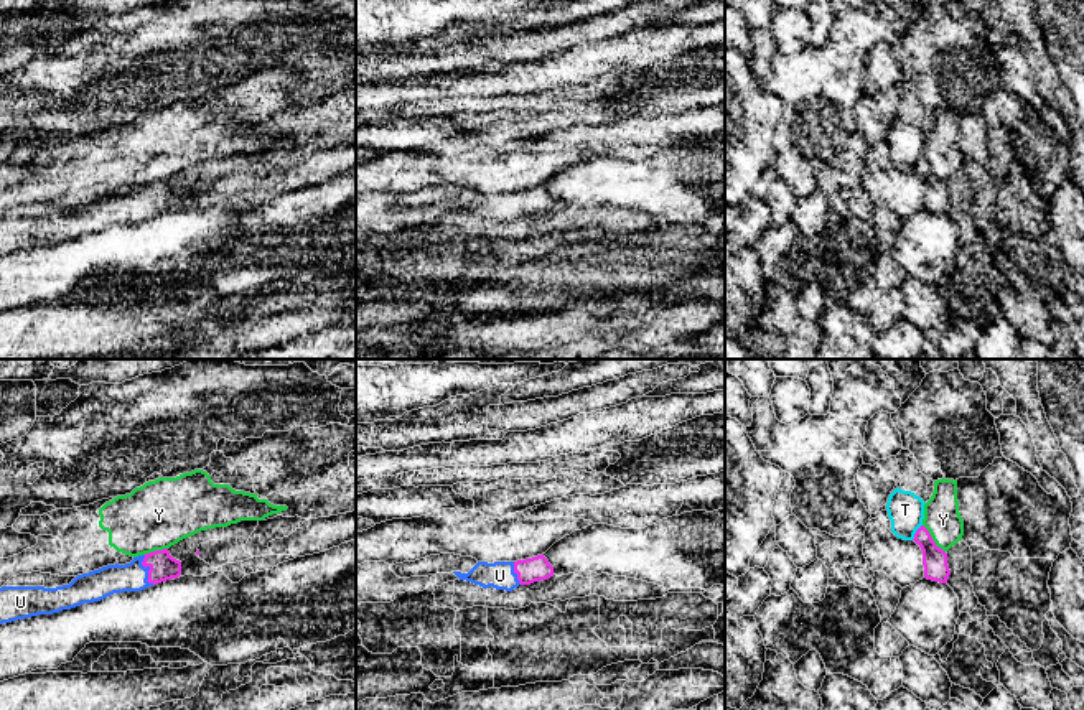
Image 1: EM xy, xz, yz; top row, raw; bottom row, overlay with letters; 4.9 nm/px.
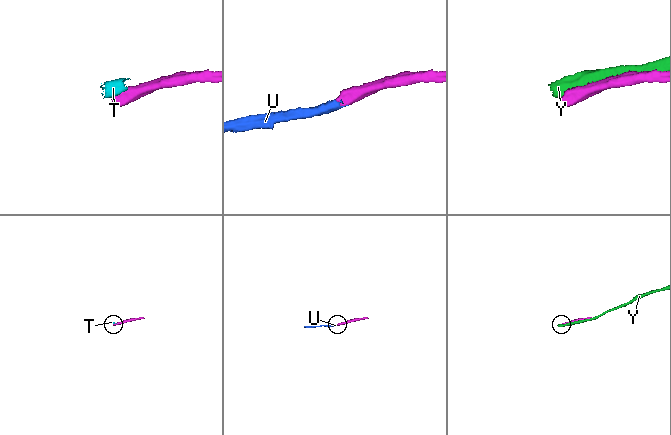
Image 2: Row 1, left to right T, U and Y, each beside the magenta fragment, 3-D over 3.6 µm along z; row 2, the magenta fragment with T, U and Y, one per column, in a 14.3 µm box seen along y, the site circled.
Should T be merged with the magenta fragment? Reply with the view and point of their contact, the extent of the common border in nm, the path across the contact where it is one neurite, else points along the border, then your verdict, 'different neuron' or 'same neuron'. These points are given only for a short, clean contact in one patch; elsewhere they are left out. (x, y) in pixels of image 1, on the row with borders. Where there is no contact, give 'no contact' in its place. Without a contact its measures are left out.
meets magenta in yz at (916, 532); contact 90 nm long; border along yz (921, 524), (911, 539); different neuron

